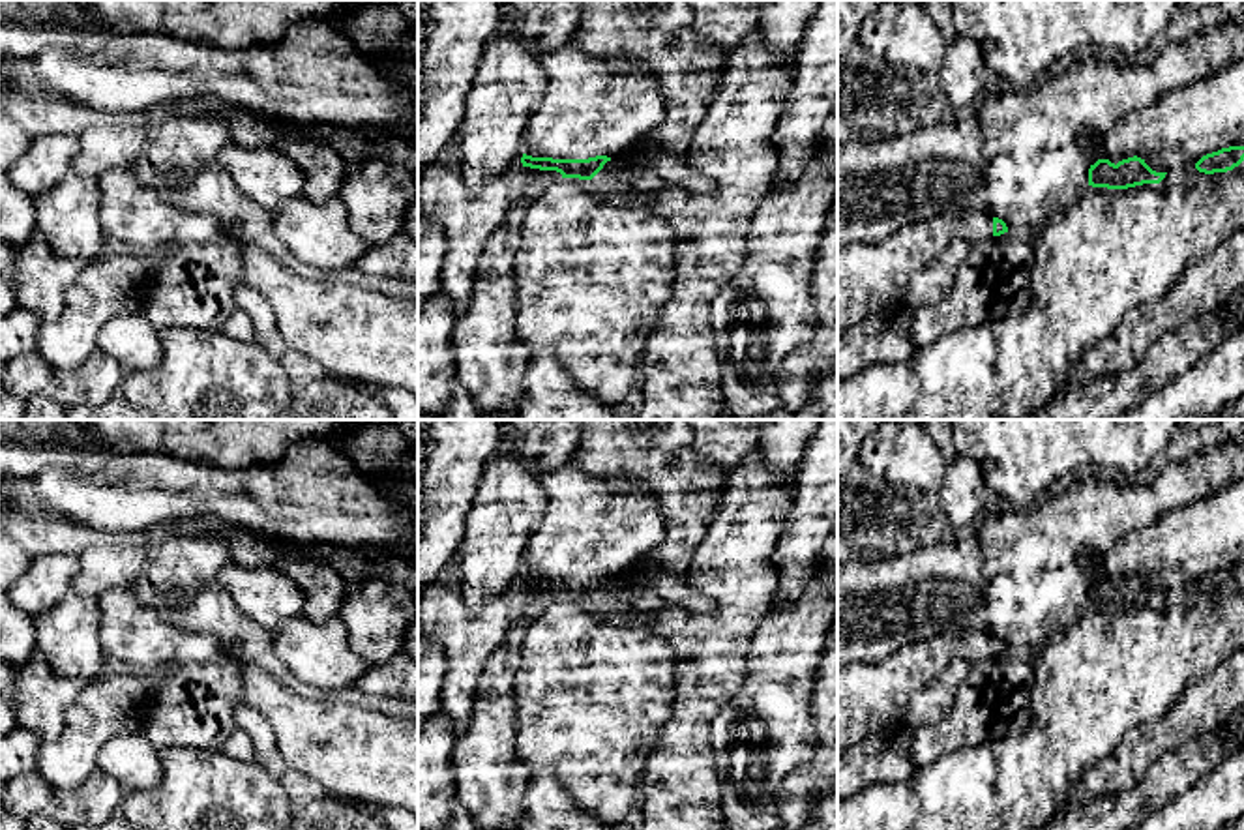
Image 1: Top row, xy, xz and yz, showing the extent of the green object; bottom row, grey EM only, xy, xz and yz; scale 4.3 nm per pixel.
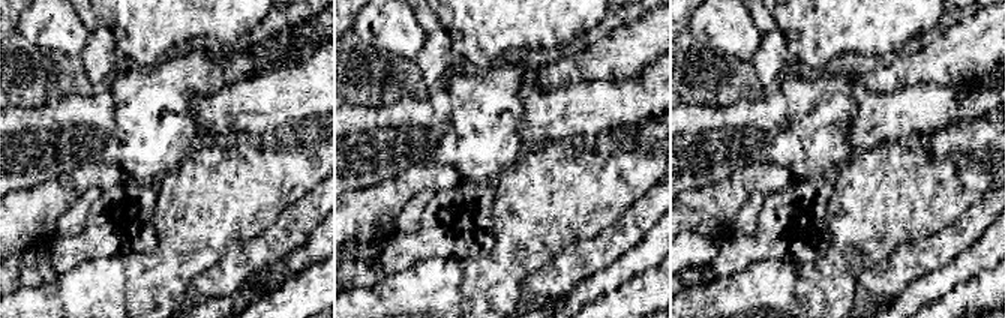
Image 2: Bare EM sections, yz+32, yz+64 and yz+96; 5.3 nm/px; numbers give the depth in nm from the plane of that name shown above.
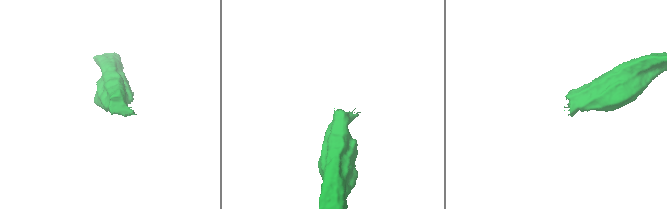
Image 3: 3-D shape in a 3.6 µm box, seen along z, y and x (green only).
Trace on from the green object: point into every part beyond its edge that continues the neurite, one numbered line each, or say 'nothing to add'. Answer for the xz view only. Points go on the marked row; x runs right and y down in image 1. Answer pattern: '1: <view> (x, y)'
1: xz (592, 107)

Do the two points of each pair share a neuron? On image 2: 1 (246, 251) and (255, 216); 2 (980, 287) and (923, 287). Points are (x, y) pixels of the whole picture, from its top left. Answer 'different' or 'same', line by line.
1: different
2: different

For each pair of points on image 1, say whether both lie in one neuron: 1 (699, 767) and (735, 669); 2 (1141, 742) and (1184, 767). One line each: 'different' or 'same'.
1: same
2: different

